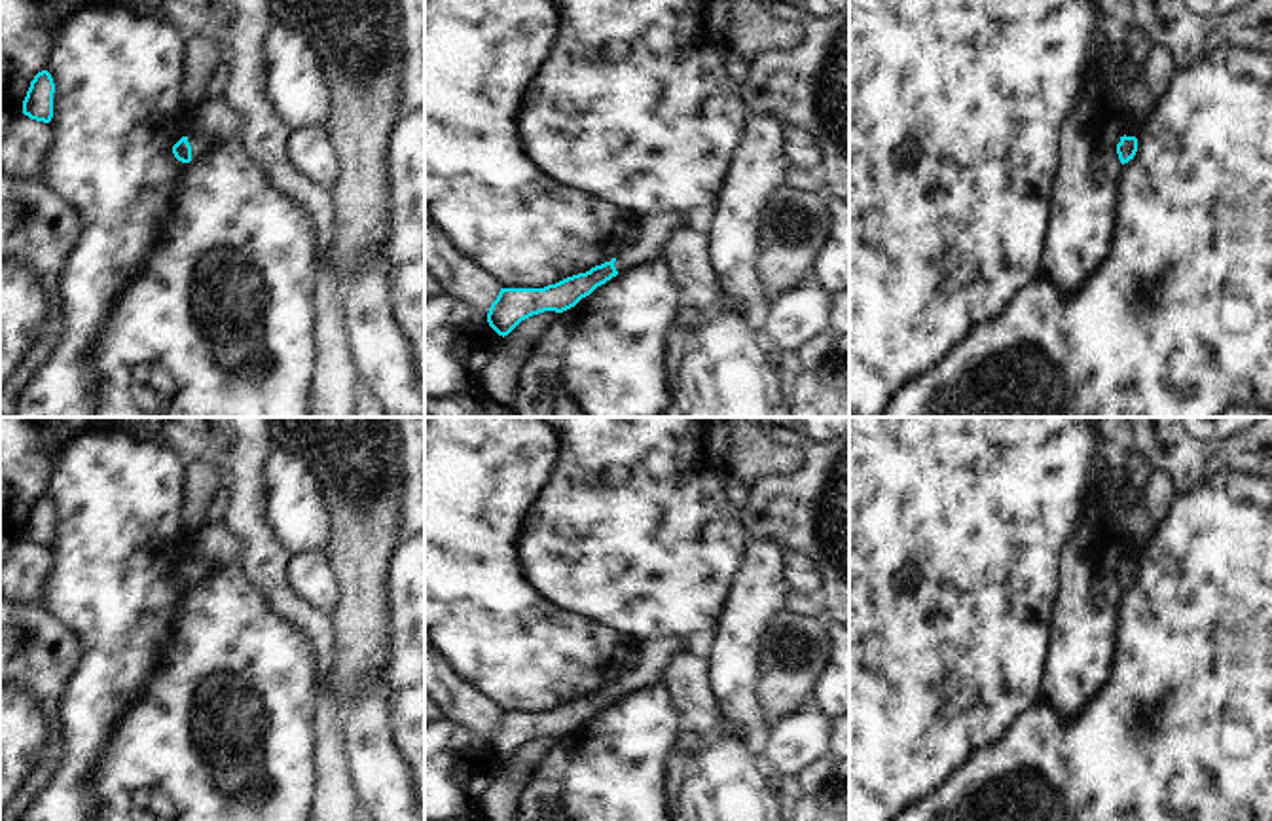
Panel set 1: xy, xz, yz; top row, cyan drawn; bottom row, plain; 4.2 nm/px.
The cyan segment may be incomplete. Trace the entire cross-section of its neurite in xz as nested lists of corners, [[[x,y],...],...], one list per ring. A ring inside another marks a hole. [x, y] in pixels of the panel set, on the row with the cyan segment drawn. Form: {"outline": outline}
{"outline": [[[686,212],[643,216],[641,229],[633,245],[610,262],[544,288],[500,288],[487,313],[489,326],[504,338],[521,320],[533,315],[544,311],[563,313],[574,307],[582,298],[616,277],[622,269],[660,260],[663,256],[663,245],[677,228],[688,228]]]}

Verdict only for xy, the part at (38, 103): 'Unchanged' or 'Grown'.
Unchanged.

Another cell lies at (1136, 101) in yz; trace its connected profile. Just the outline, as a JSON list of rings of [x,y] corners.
[[[1122,82],[1120,85],[1122,123],[1120,137],[1136,137],[1139,125],[1149,118],[1154,100],[1151,99],[1145,82]]]

